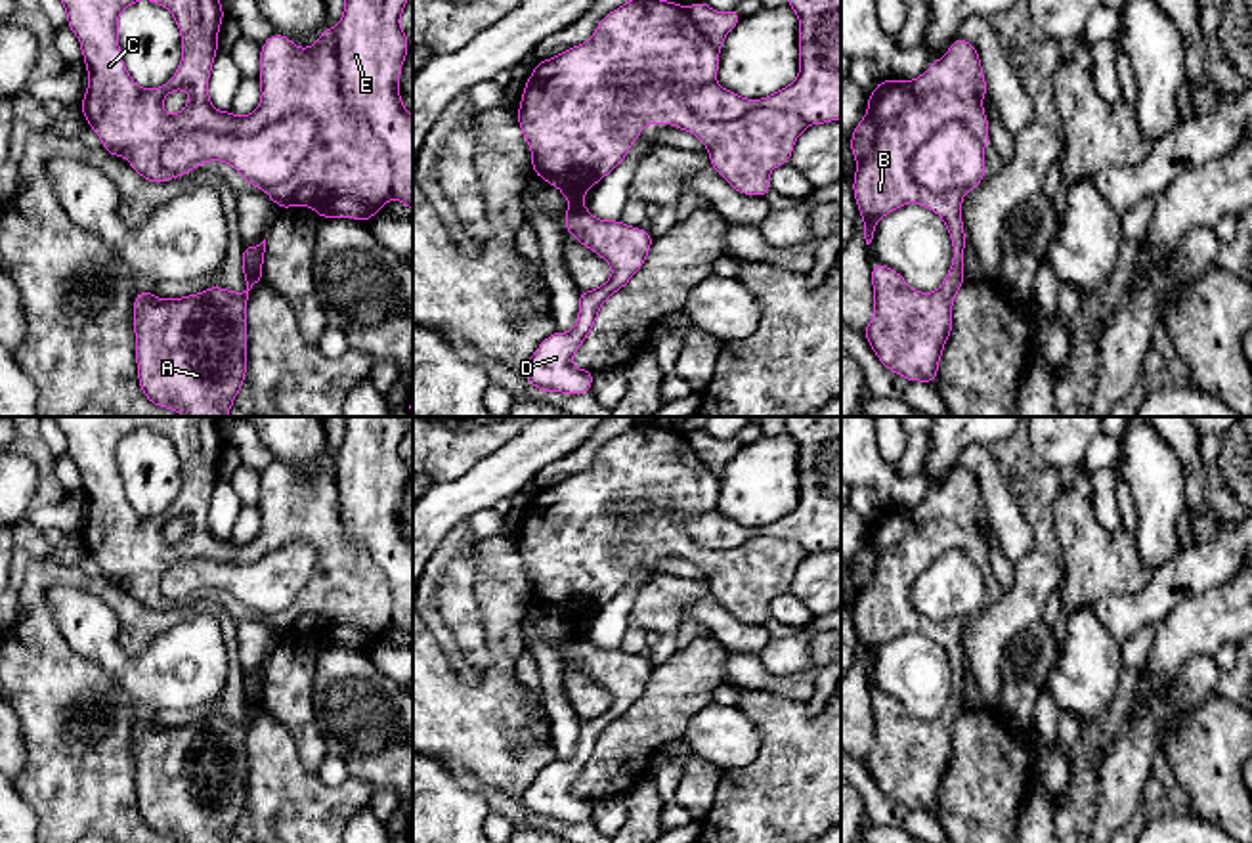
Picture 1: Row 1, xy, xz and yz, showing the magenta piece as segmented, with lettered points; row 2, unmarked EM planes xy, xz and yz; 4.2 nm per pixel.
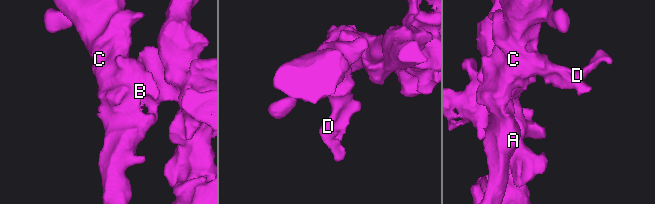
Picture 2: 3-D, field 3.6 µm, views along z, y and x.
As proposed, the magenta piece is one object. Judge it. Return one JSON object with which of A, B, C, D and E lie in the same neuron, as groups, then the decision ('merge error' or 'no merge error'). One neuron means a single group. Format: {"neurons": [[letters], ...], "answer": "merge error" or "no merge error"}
{"neurons": [["A", "B", "C", "D"], ["E"]], "answer": "merge error"}

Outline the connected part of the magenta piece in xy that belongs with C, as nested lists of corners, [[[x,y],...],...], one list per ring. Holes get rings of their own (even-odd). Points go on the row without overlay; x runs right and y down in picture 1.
[[[52,417],[67,440],[67,455],[80,470],[88,516],[80,537],[88,554],[101,566],[103,579],[126,585],[126,591],[147,610],[170,608],[161,593],[164,572],[182,558],[222,558],[256,562],[275,549],[302,541],[315,551],[315,570],[310,581],[294,593],[292,602],[279,614],[264,617],[281,637],[308,635],[319,646],[352,646],[369,650],[392,627],[390,583],[378,564],[361,551],[346,533],[340,516],[335,459],[327,455],[310,476],[298,476],[285,463],[271,463],[260,474],[260,520],[258,535],[245,545],[218,539],[210,531],[208,508],[218,482],[218,461],[224,449],[220,417]],[[151,428],[166,436],[182,465],[182,489],[174,505],[159,516],[143,516],[134,510],[124,495],[119,474],[119,443],[128,434]],[[185,518],[189,531],[178,541],[164,539],[168,522]]]

